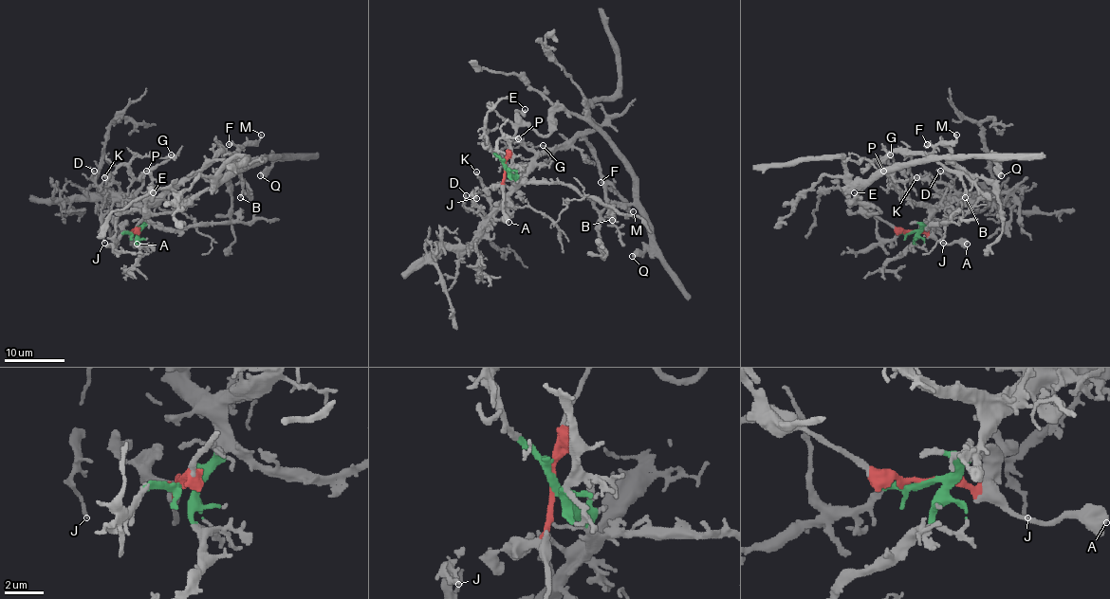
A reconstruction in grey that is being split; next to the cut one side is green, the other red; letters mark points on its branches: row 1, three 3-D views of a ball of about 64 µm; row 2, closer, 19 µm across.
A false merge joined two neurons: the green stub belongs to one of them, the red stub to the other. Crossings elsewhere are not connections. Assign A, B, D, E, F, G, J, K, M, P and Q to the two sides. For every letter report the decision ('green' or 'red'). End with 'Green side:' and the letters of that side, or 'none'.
A: red
B: green
D: green
E: red
F: green
G: green
J: green
K: green
M: green
P: green
Q: red
Green side: B, D, F, G, J, K, M, P

